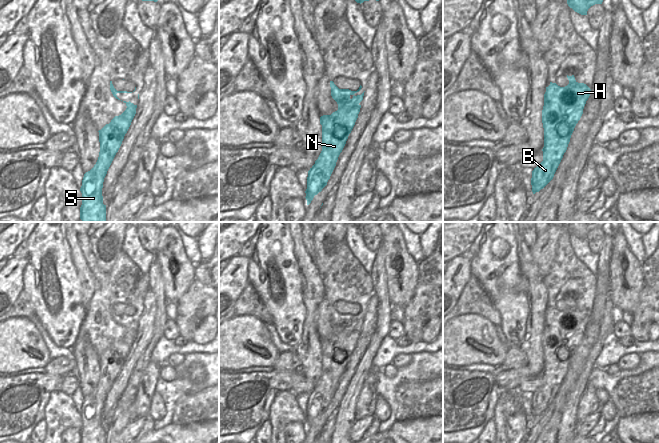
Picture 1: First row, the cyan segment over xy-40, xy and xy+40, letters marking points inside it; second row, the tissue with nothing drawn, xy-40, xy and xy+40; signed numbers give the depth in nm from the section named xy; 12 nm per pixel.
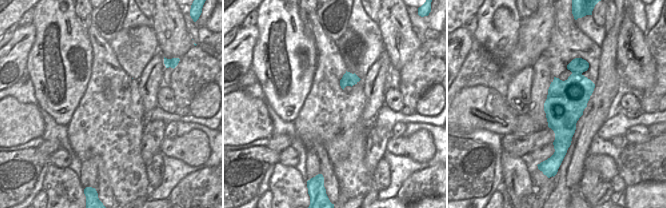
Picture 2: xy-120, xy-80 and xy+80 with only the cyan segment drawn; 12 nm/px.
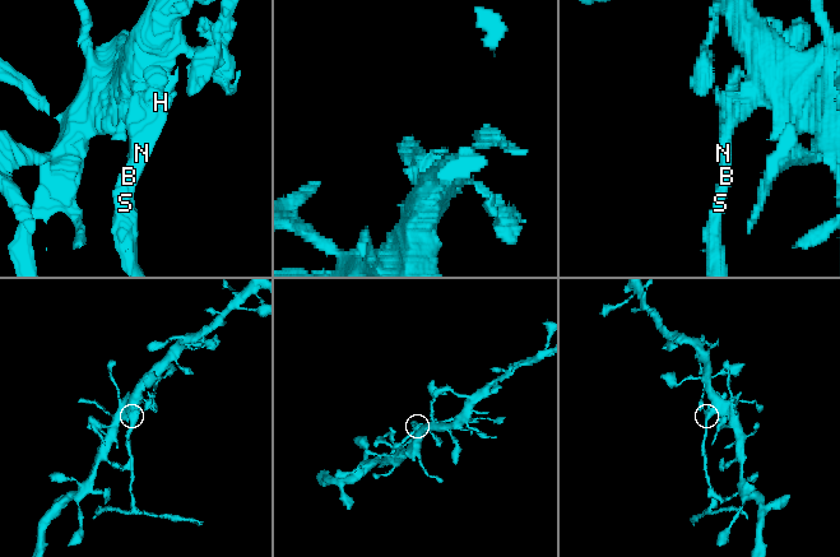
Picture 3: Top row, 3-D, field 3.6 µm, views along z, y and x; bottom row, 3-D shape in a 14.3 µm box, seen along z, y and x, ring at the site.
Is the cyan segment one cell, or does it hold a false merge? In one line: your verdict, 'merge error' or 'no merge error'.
merge error

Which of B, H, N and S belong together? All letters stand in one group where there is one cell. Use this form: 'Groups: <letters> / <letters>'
Groups: B N S / H.

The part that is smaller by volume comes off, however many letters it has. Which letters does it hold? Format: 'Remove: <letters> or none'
Remove: B, N, S

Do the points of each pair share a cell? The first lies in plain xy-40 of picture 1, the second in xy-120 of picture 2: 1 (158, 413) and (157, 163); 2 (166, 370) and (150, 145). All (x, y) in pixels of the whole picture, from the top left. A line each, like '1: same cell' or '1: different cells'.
1: same cell
2: different cells

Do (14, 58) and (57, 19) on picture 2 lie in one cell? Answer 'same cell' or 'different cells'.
different cells

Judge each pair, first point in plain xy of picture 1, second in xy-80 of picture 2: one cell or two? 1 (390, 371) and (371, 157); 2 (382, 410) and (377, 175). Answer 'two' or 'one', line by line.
1: two
2: one

